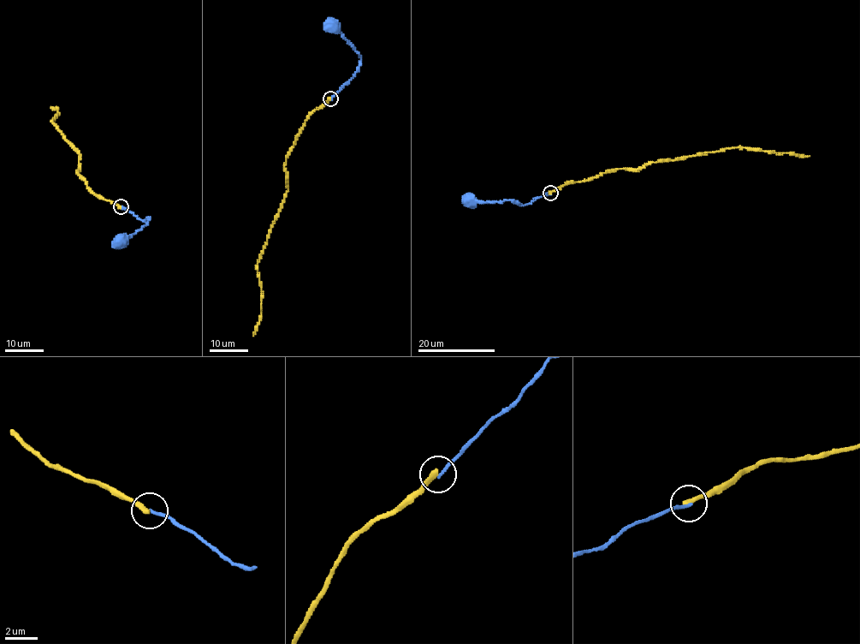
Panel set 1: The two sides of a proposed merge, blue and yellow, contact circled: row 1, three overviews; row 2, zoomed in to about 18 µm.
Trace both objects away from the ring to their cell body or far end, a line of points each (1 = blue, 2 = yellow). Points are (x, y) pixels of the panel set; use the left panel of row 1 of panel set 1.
1: (121, 206), (143, 220), (150, 218), (142, 228), (120, 241)
2: (121, 206), (91, 190), (79, 174), (80, 154), (53, 122), (58, 109), (50, 107)

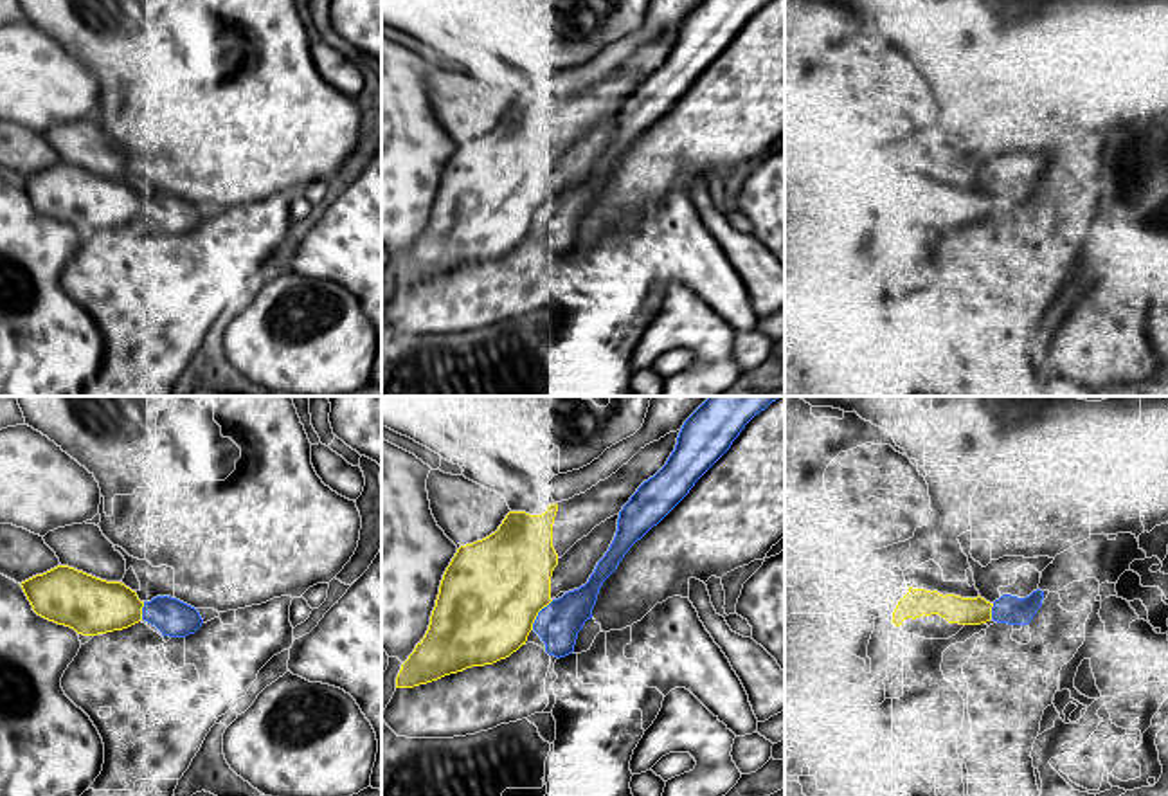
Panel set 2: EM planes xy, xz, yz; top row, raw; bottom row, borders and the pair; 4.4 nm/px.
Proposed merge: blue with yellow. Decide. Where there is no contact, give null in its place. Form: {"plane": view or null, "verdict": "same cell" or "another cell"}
{"plane": "xz", "verdict": "another cell"}

